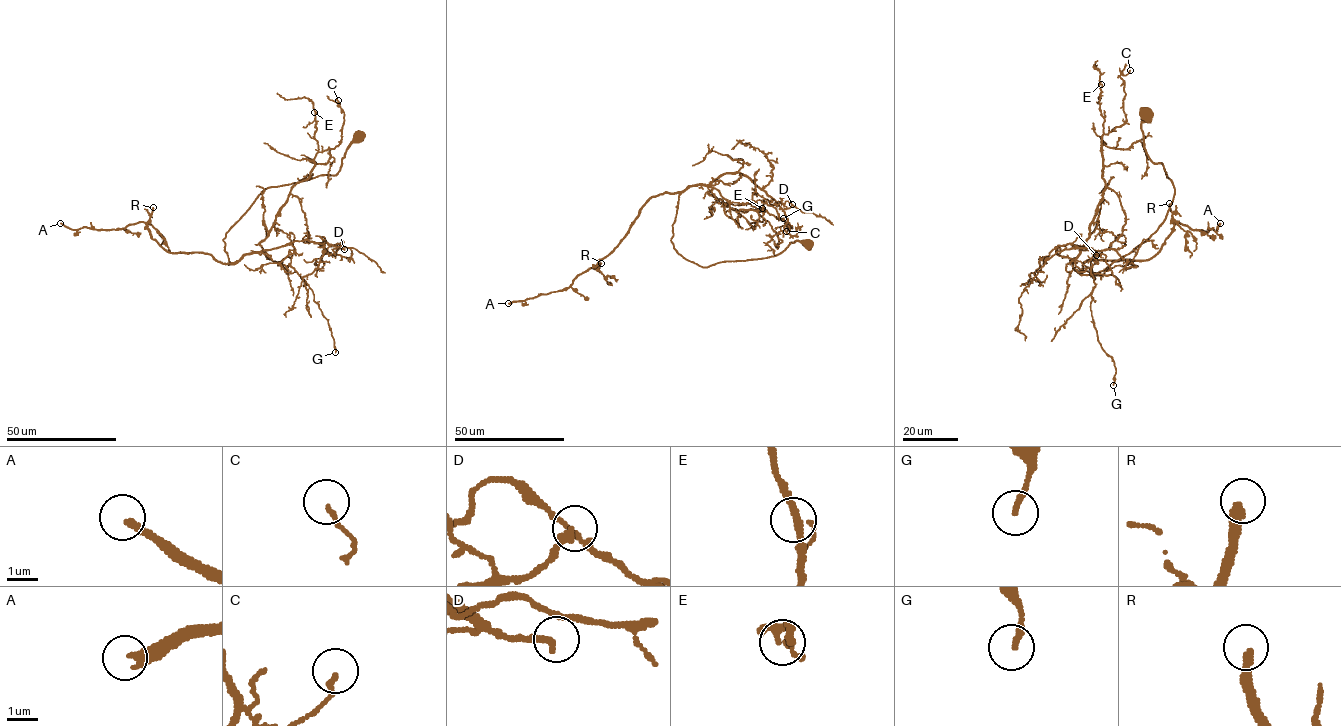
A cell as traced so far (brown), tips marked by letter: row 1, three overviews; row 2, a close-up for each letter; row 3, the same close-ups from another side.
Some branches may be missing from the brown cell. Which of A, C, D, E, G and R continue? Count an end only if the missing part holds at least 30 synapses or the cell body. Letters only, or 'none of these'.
A, R

